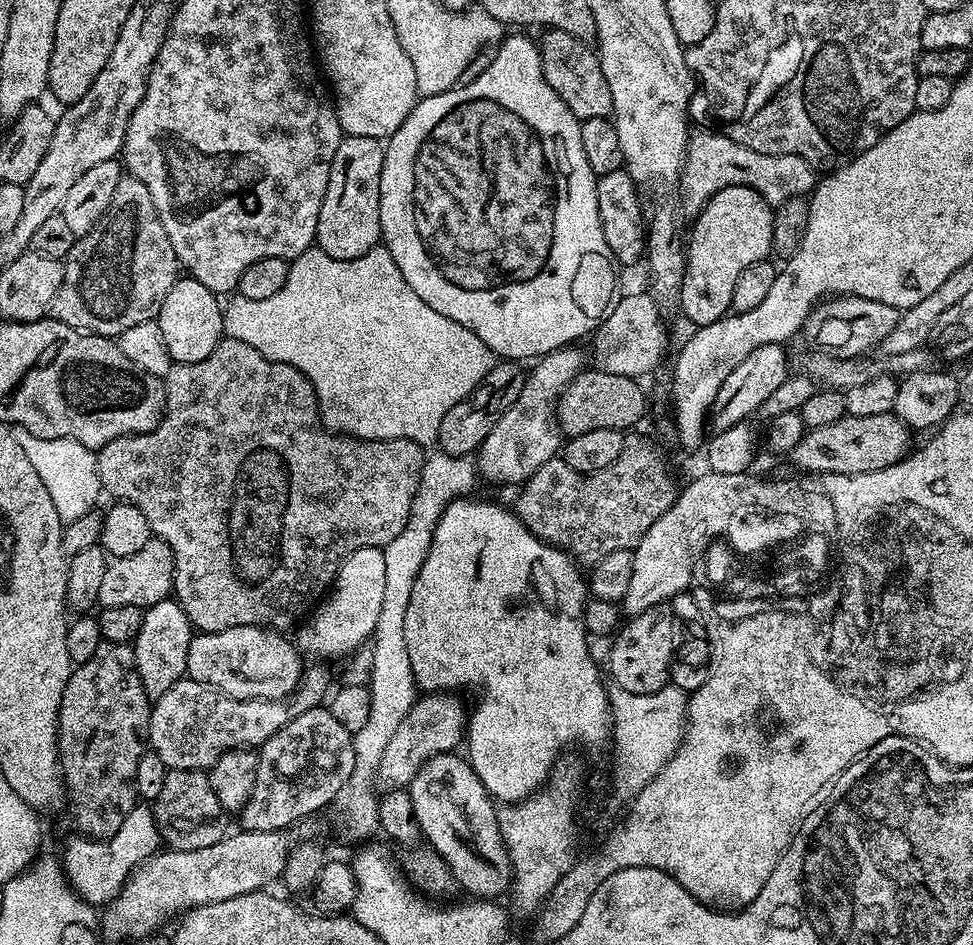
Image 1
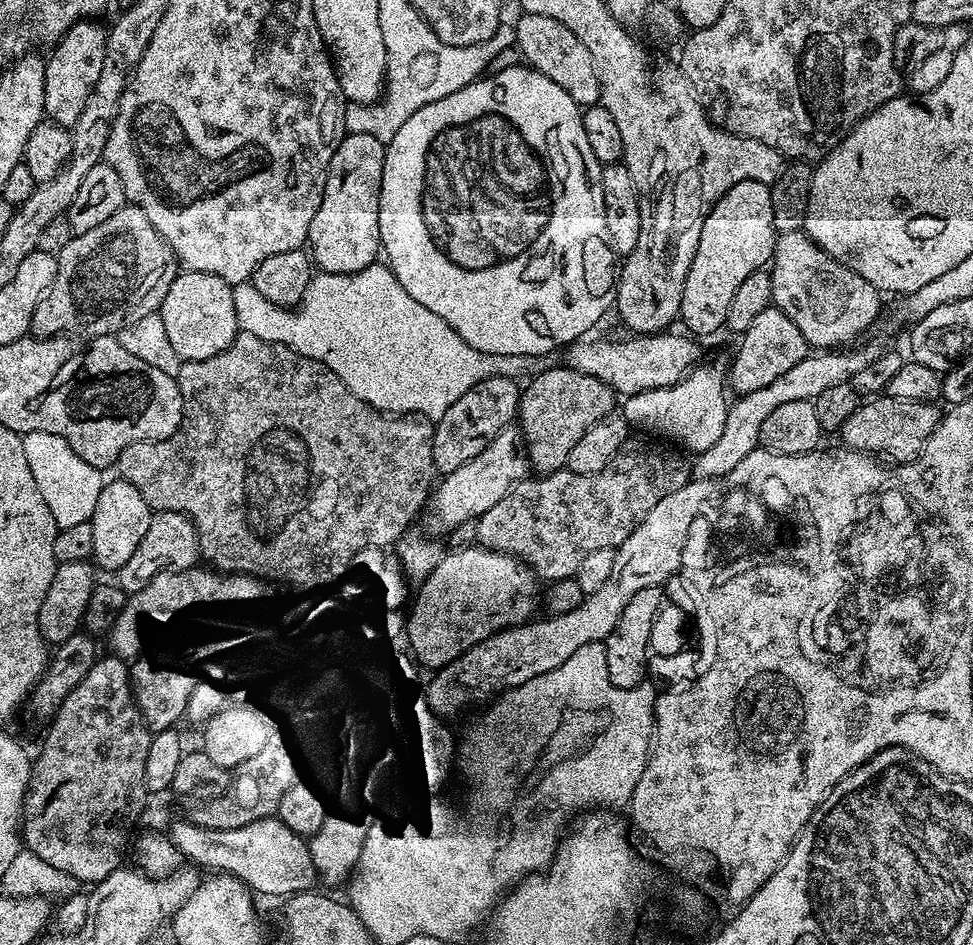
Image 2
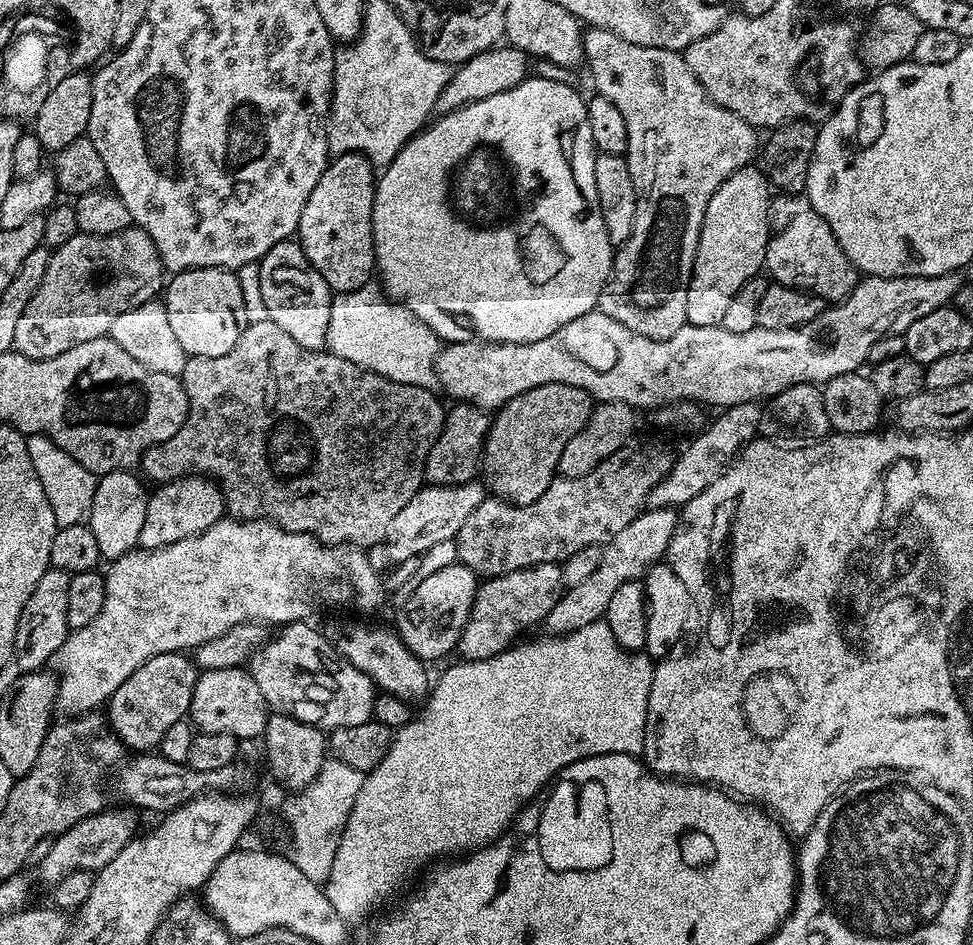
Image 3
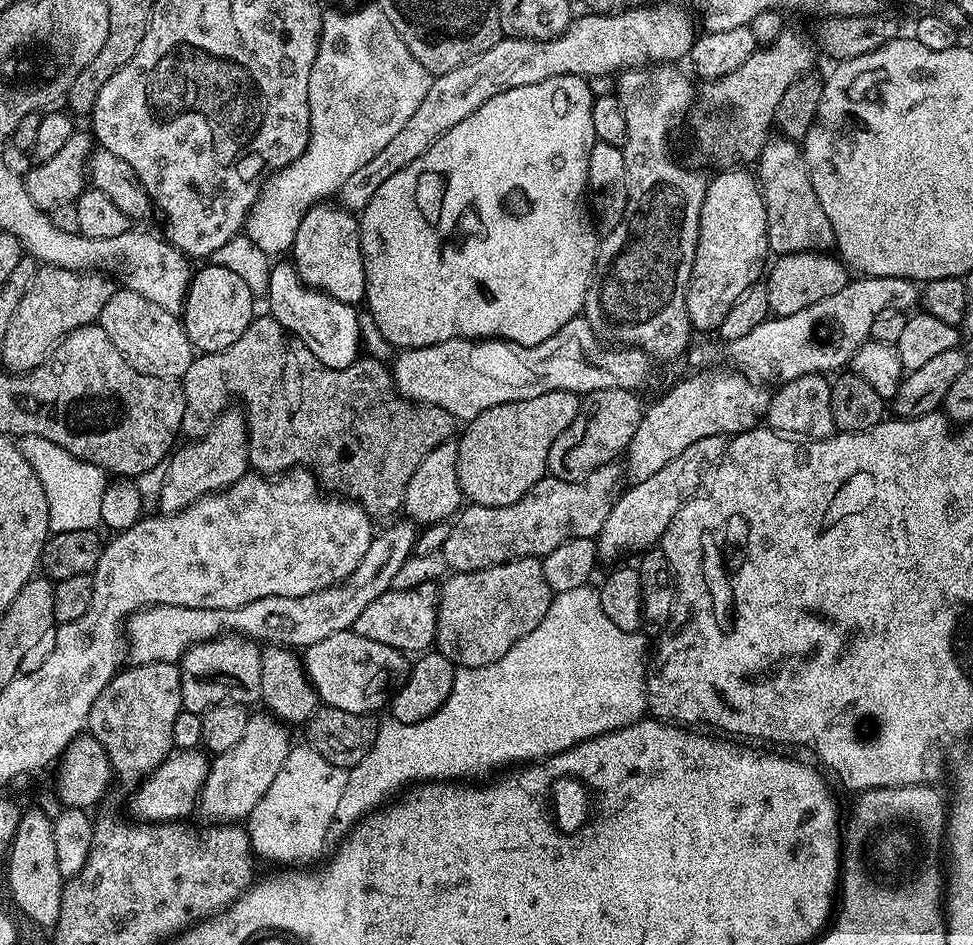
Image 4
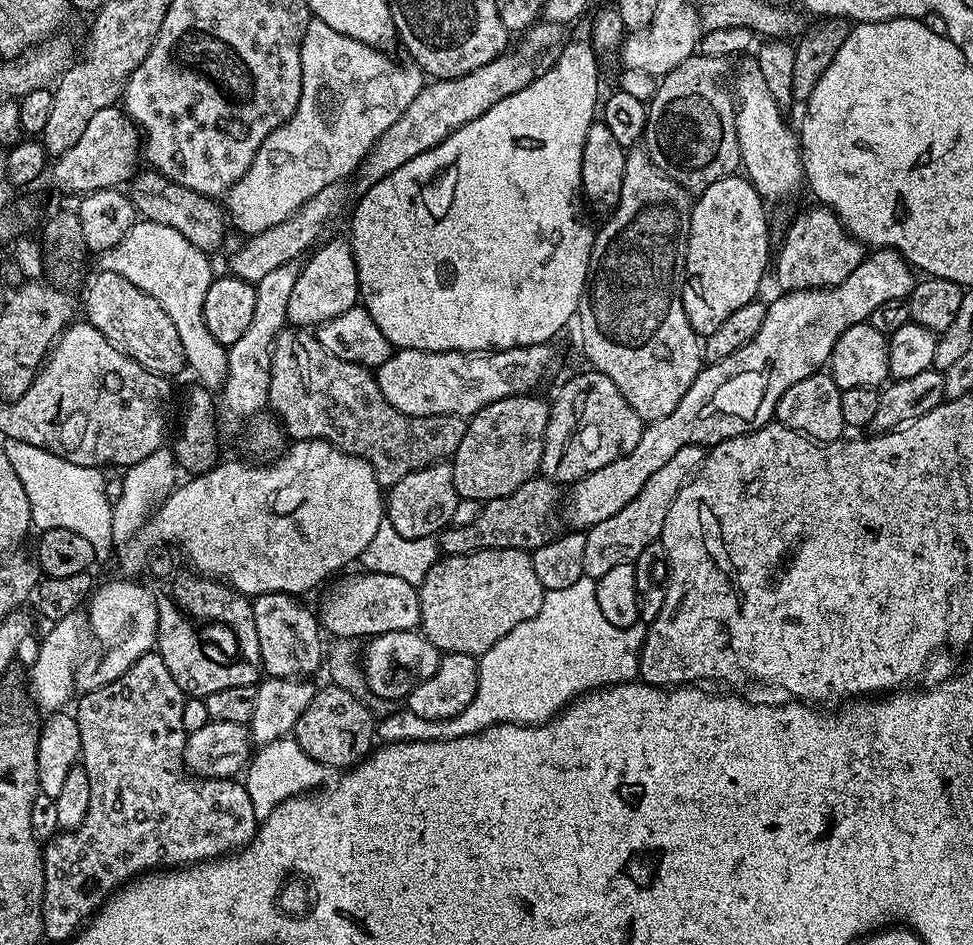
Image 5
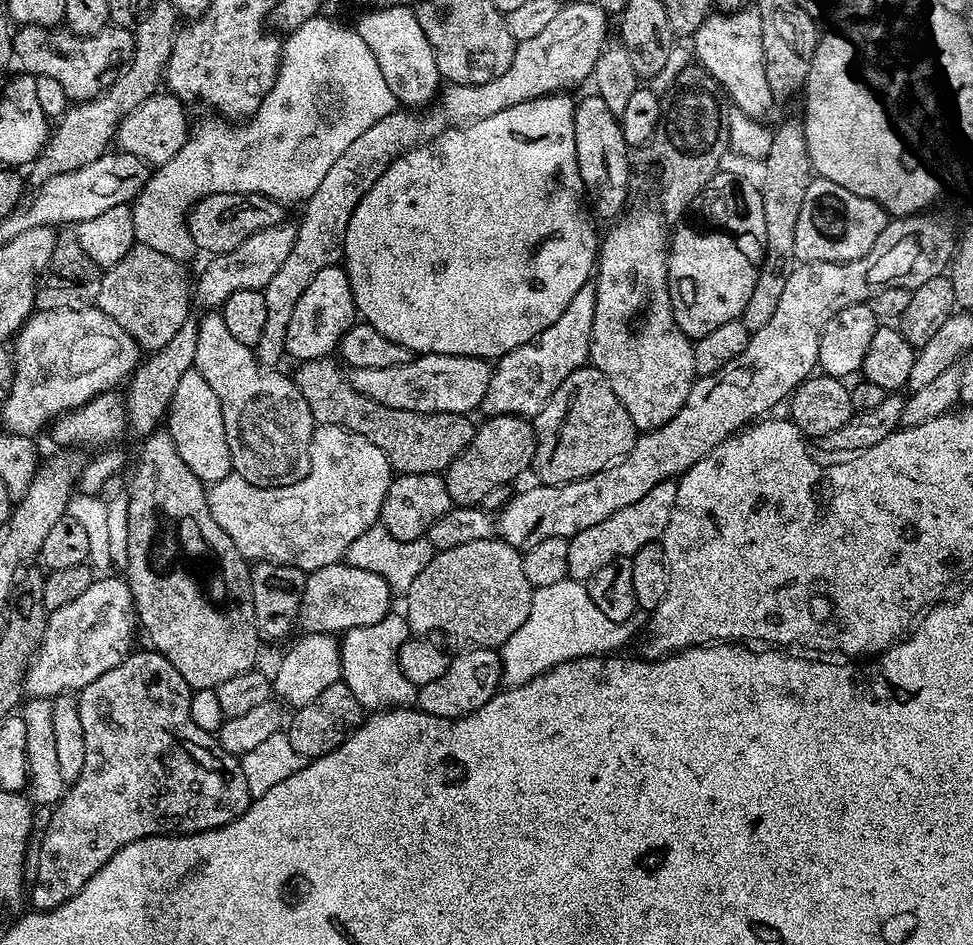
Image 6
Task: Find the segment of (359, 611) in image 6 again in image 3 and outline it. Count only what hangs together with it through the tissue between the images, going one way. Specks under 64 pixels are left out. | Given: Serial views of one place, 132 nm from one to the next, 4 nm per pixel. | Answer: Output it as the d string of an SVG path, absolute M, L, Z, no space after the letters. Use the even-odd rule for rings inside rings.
M459 562L430 574L418 582L418 590L402 605L396 616L394 627L399 632L402 642L425 662L436 660L448 651L455 649L460 642L460 635L468 621L468 611L474 606L478 577L465 564Z

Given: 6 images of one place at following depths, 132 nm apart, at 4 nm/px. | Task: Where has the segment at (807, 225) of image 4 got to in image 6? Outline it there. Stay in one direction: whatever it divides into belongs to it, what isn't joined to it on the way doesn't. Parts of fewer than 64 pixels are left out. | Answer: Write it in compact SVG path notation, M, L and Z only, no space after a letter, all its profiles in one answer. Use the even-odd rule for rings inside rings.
M728 10L720 14L724 16L716 15L707 16L690 38L696 60L724 87L739 115L764 118L774 97L766 82L760 18L752 10Z

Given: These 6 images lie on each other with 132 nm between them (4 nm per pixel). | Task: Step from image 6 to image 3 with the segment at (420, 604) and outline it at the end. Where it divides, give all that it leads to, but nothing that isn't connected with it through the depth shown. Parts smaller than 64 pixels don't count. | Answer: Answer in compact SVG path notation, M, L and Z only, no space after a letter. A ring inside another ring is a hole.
M535 564L510 574L487 577L476 589L474 606L468 611L468 621L460 635L461 657L485 660L513 647L527 628L547 621L550 610L554 610L565 591L564 569L560 564Z

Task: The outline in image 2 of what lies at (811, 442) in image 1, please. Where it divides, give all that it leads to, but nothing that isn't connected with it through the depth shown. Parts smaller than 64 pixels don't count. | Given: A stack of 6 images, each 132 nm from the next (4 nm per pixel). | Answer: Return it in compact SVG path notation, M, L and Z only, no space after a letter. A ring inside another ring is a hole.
M887 394L874 396L865 399L856 408L854 414L840 427L838 436L844 439L841 440L843 447L856 452L867 452L873 457L887 458L892 462L915 460L940 421L942 412L936 407L932 402L906 402L906 398L894 398Z

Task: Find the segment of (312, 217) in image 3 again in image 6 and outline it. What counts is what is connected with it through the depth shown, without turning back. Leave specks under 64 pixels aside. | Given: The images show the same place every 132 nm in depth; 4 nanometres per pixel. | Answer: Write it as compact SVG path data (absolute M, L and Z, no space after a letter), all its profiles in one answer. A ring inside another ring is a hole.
M333 266L318 270L310 286L306 286L302 298L298 298L294 314L290 318L290 326L286 326L285 353L289 357L293 356L296 362L331 357L339 349L340 340L346 330L350 330L357 320L358 313L350 290L350 278L343 267Z

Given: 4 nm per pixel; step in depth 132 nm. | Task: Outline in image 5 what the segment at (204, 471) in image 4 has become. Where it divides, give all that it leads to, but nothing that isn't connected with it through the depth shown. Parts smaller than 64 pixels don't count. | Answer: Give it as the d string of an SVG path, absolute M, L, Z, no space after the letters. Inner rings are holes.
M293 262L278 266L271 274L266 274L256 283L254 294L254 318L246 326L246 334L238 342L227 345L228 376L218 396L218 428L221 433L232 436L243 429L246 422L261 415L269 407L270 370L272 369L272 351L278 334L288 324L286 306L290 306L290 294L294 291L294 282L298 282L301 265Z

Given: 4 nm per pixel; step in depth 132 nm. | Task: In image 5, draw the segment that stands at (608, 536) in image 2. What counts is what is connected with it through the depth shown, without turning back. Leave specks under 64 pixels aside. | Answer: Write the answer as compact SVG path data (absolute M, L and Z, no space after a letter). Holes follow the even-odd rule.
M543 478L527 480L510 495L487 501L482 514L478 514L478 518L470 526L461 528L449 526L439 533L438 543L441 553L449 556L461 556L483 548L522 548L525 550L537 548L556 539L561 531L562 520L558 515L561 508L561 485Z

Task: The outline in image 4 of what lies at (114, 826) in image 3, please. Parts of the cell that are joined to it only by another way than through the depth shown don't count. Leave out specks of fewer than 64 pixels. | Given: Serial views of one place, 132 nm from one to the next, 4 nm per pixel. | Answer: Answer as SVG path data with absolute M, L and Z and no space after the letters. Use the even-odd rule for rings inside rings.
M176 750L163 760L132 796L132 812L140 822L180 822L197 807L200 791L208 777L209 757L200 750Z

